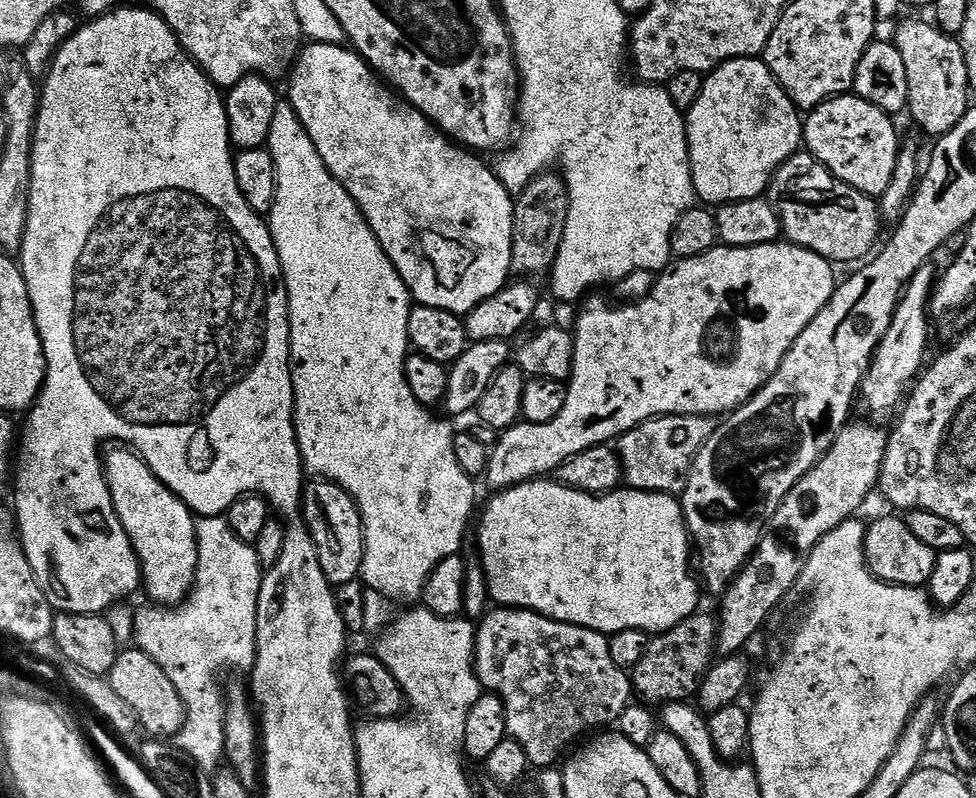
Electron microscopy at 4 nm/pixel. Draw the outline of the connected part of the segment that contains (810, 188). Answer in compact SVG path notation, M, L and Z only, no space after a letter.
M807 150L797 152L776 171L766 199L776 208L783 235L791 243L832 261L833 265L855 265L877 247L882 225L879 203L842 182Z

